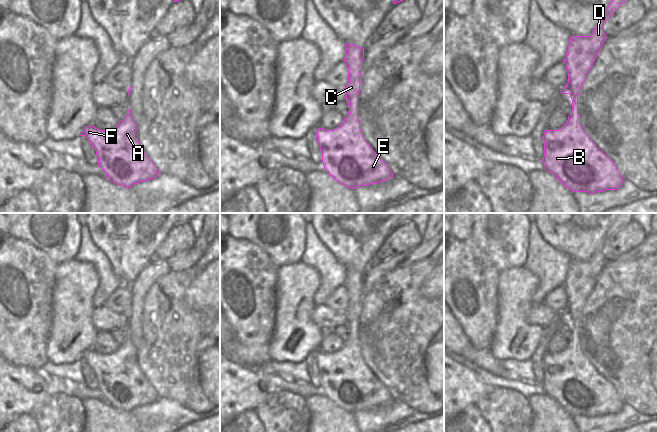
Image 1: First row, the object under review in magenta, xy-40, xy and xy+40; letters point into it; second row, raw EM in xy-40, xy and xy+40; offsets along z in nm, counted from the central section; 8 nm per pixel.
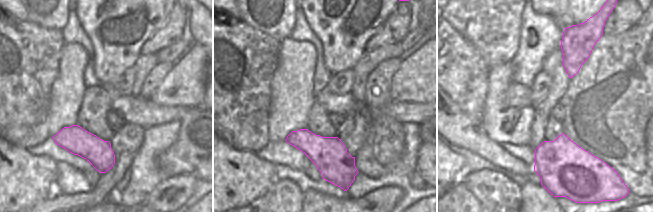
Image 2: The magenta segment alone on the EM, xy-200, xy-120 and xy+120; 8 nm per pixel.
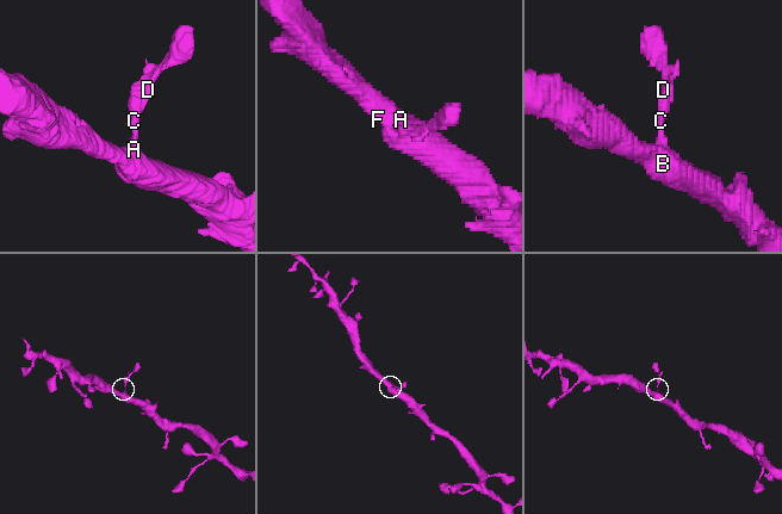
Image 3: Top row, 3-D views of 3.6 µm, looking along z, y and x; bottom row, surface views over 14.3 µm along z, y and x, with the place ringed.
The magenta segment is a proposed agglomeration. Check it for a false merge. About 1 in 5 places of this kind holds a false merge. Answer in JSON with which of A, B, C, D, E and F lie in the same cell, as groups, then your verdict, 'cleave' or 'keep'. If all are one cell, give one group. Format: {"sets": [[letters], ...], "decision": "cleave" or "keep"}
{"sets": [["A", "B", "C", "D", "E", "F"]], "decision": "keep"}

